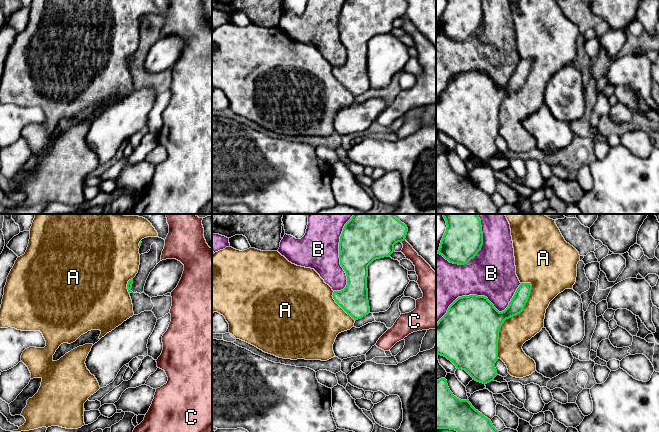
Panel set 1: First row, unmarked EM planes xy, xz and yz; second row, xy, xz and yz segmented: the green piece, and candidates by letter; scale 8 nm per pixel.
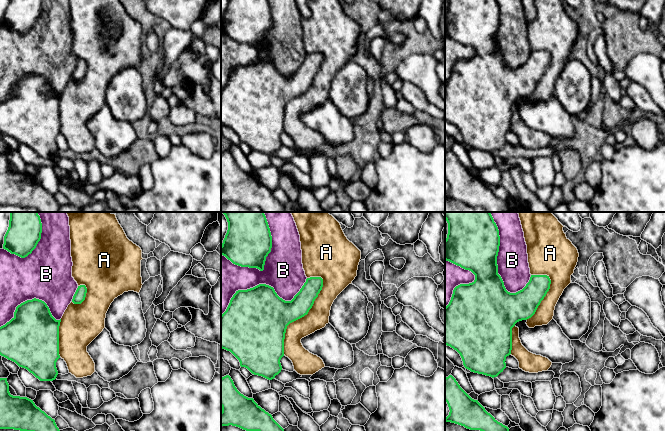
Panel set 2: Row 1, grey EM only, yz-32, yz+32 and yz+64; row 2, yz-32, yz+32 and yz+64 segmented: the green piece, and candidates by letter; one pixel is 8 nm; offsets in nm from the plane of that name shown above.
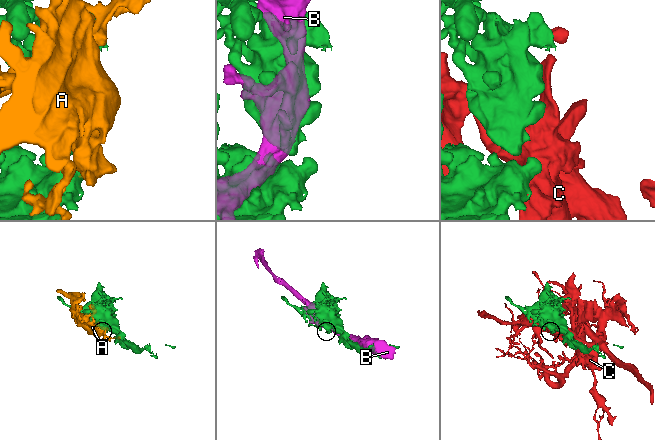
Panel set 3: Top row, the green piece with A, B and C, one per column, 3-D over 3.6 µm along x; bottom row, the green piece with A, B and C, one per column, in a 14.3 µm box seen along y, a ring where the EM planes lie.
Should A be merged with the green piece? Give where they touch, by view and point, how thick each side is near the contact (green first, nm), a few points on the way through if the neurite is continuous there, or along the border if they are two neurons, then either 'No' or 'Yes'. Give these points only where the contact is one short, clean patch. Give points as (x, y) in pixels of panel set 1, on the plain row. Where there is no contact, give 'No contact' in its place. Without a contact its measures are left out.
Touches green at yz (509, 93). Thickness 360 nm (green) against 240 nm. Yes

